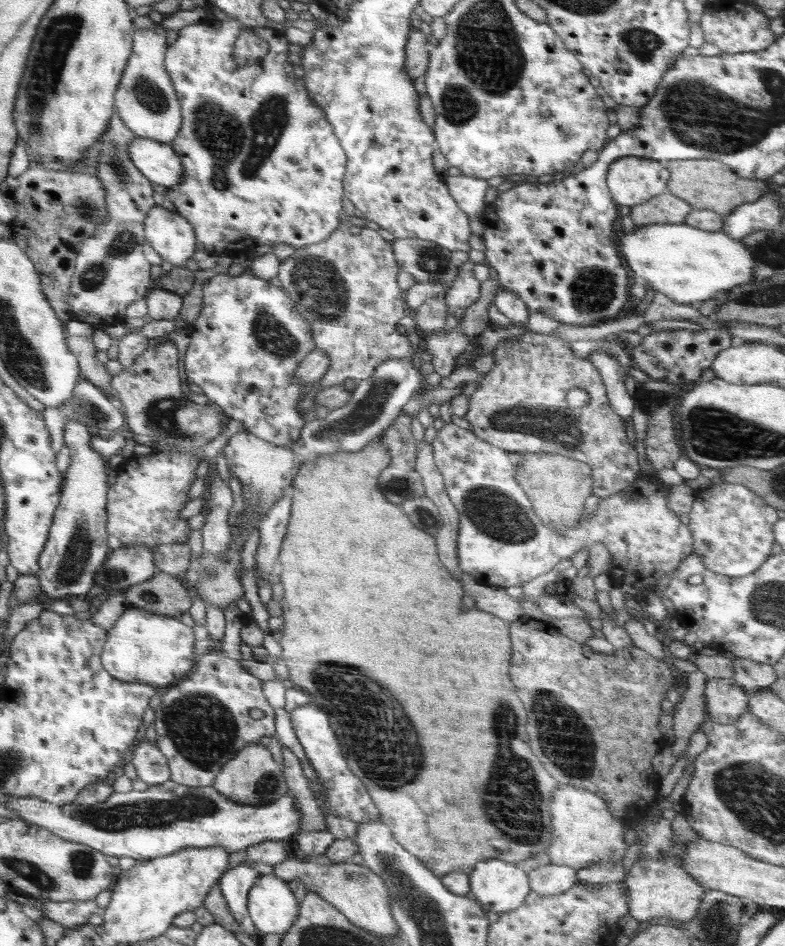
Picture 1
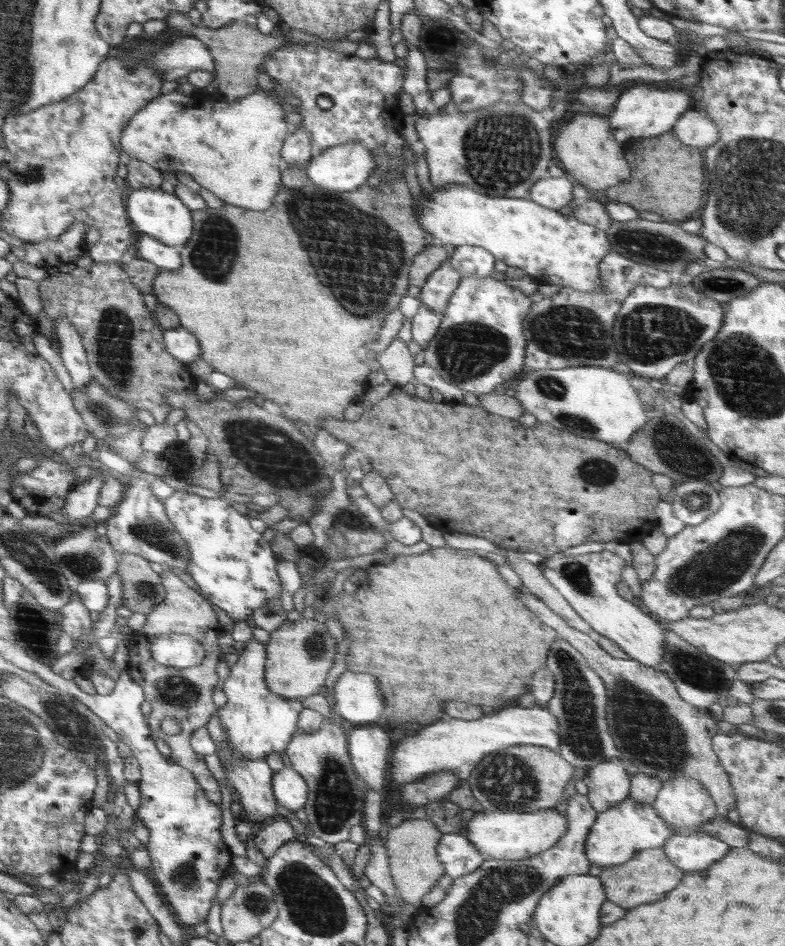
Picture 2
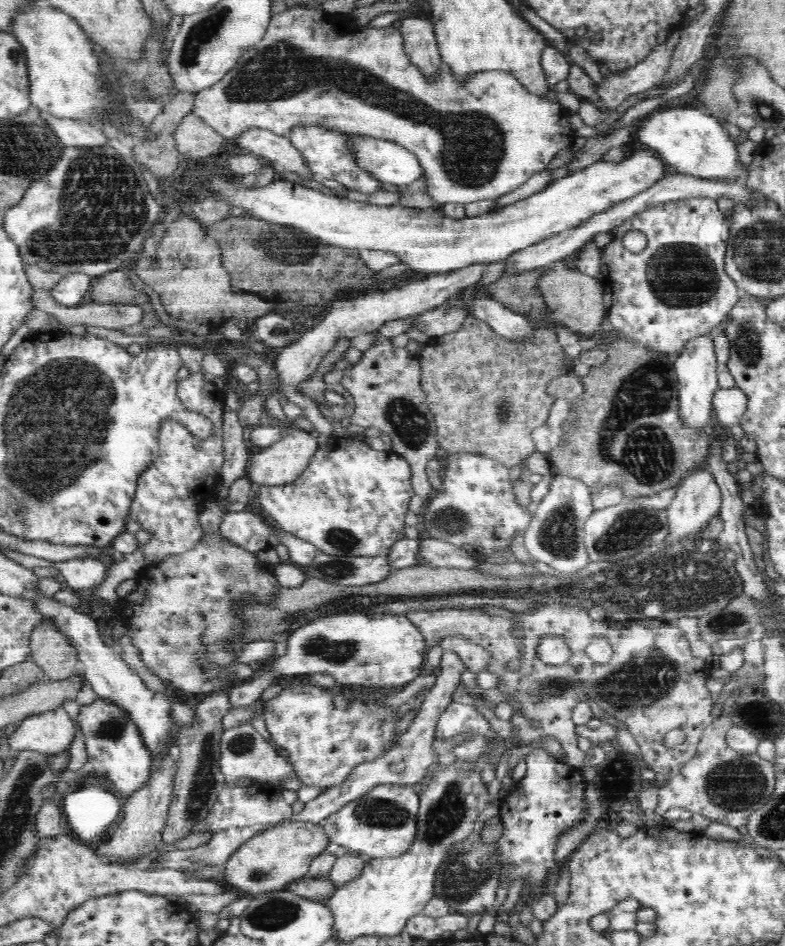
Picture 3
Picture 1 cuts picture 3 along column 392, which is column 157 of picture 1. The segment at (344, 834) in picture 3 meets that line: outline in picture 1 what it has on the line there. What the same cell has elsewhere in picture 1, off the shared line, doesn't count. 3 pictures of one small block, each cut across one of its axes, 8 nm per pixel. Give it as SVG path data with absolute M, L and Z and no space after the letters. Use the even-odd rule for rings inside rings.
M173 780L149 785L144 791L114 792L104 802L90 806L73 802L58 806L37 796L11 794L6 798L5 806L16 811L26 822L47 828L64 840L90 845L102 854L129 856L137 862L190 847L222 847L230 854L265 840L282 841L300 832L299 812L290 791L262 806L232 802L212 785L186 787Z

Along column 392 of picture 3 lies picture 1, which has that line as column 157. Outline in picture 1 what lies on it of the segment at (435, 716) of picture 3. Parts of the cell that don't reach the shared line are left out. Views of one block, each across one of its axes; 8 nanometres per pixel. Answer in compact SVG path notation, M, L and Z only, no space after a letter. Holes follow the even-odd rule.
M146 737L133 750L131 763L139 780L148 785L158 785L170 780L171 772L166 756L160 752L156 743Z

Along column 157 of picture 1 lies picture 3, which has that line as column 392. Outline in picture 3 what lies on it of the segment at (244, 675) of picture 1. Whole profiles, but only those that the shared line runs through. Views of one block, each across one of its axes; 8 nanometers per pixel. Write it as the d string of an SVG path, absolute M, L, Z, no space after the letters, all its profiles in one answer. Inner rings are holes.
M310 683L284 687L276 697L264 702L264 712L262 712L271 738L288 752L297 778L306 786L319 786L322 790L344 782L355 766L364 761L377 759L391 749L401 735L394 734L396 723L402 718L397 714L398 707L381 707L378 701L365 703L356 699L352 703L348 702L347 709L336 709L334 694L330 693L330 689L320 688Z

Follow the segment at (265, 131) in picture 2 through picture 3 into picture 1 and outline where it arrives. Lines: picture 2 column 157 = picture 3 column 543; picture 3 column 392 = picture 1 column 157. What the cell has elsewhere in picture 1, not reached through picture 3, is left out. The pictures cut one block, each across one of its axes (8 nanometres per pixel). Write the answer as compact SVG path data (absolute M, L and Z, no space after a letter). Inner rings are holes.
M162 27L134 32L133 56L130 56L117 92L117 115L121 116L122 122L136 136L164 144L170 144L176 138L183 121L173 82L164 66L167 48L166 30Z

